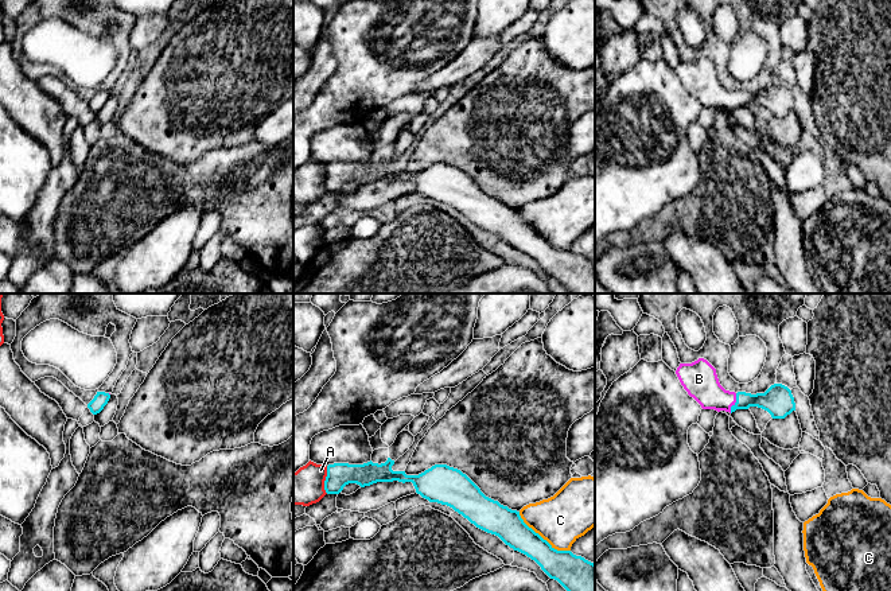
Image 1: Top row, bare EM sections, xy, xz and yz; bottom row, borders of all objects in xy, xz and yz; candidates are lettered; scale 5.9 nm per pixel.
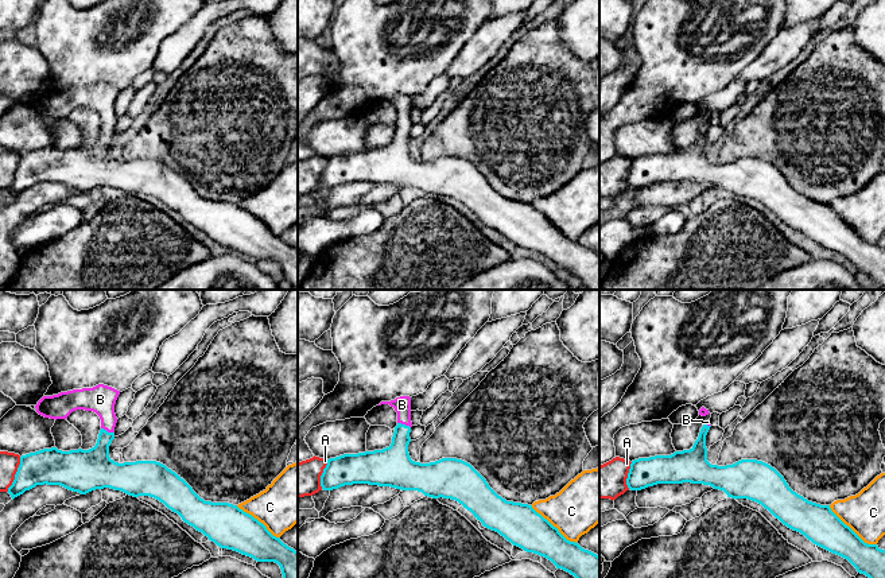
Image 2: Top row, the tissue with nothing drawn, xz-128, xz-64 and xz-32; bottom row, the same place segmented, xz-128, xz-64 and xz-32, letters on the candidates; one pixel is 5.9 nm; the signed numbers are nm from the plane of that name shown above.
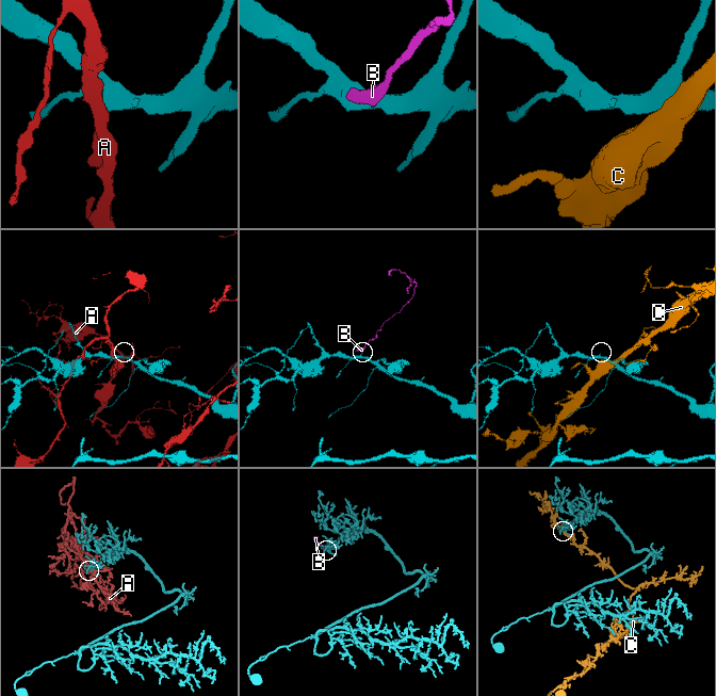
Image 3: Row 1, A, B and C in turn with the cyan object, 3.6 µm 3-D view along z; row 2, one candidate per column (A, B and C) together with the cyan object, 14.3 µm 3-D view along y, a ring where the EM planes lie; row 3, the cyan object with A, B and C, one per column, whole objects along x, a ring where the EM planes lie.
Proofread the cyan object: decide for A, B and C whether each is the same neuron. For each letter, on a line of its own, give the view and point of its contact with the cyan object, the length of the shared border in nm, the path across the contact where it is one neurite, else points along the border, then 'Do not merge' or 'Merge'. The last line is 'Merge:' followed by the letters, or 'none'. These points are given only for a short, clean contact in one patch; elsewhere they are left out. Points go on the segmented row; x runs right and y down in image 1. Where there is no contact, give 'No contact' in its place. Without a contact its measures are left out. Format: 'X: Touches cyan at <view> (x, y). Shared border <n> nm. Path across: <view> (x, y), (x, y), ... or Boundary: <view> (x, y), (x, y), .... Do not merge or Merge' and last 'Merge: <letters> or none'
A: Touches cyan at xz (326, 479). Shared border 170 nm. Do not merge
B: Touches cyan at yz (735, 403). Shared border 130 nm. Path across: yz (777, 400), (735, 403), (720, 400), (700, 380). Merge
C: Touches cyan at xz (541, 537). Shared border 400 nm. Do not merge
Merge: B

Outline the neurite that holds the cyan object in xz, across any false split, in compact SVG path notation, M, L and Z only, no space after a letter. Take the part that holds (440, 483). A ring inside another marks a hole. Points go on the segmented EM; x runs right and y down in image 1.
M394 460L363 464L334 463L327 466L324 490L339 494L349 483L361 487L377 482L412 482L416 493L429 502L452 508L476 528L498 536L506 545L534 560L541 569L567 591L595 591L595 564L571 551L557 551L529 528L520 516L486 497L460 470L435 464L419 475L393 471Z

